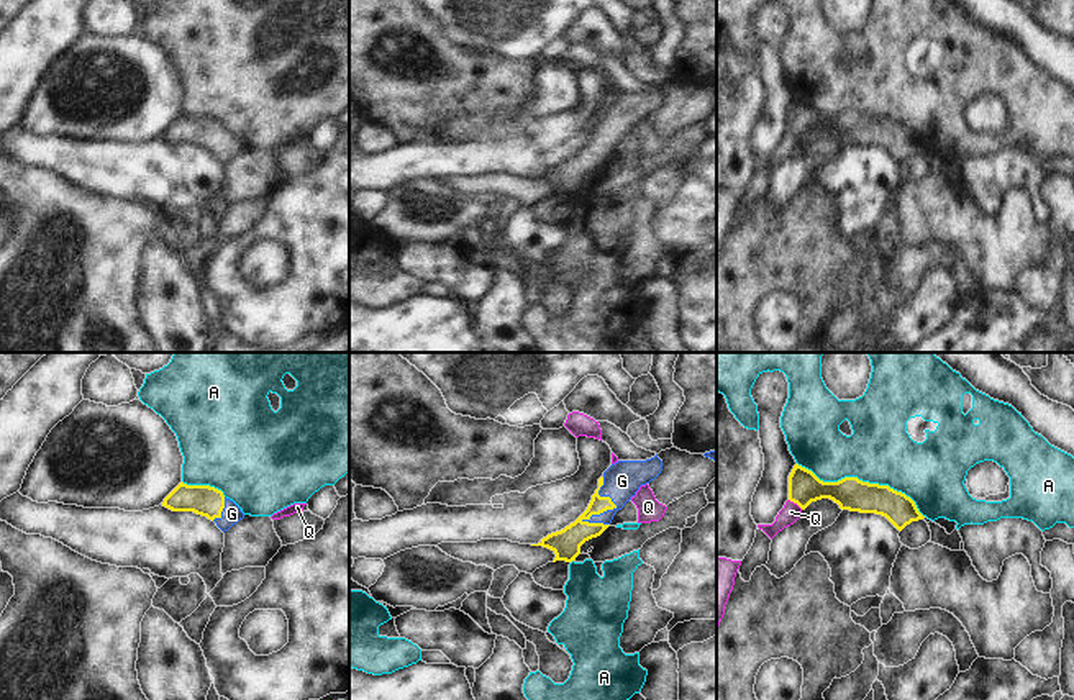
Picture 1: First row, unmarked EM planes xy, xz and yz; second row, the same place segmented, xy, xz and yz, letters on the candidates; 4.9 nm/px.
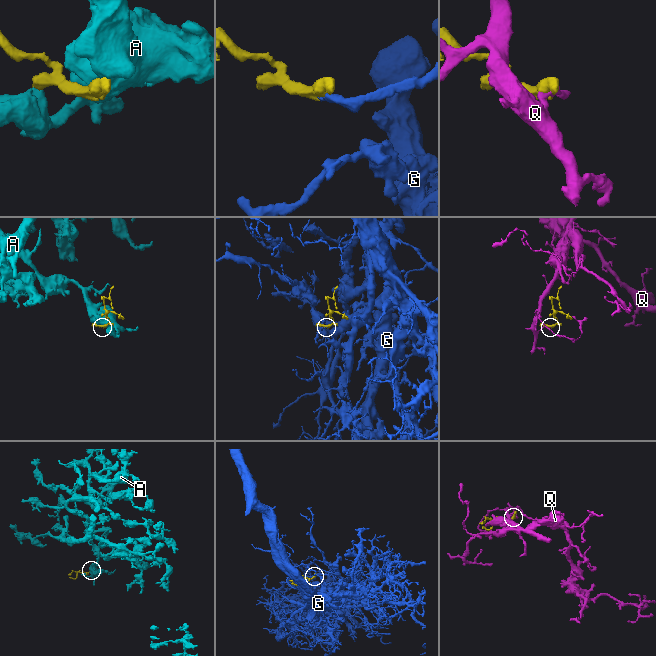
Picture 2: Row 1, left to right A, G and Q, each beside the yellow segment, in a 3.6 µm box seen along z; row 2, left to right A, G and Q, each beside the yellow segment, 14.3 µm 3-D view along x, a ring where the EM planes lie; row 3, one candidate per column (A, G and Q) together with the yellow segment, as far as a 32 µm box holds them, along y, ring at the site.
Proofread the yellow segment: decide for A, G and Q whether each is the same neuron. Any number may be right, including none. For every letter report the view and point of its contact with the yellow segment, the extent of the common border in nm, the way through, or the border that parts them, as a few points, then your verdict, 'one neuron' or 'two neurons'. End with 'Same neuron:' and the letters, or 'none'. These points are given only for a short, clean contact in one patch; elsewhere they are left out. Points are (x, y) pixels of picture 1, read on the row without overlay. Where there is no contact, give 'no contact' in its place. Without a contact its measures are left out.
A: yz (861, 113) | 700 nm | two neurons
G: xz (615, 138) | 240 nm | across xz (579, 164), (605, 138), (615, 138), (615, 122), (622, 113) | one neuron
Q: yz (796, 135) | 90 nm | along yz (789, 131), (802, 141) | two neurons
Same neuron: G

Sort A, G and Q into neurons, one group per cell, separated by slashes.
A / G / Q

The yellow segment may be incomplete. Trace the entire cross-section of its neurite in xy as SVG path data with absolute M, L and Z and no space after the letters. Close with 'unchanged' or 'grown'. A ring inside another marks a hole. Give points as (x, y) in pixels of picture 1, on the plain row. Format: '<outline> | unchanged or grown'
M180 115L162 134L172 144L193 144L215 154L225 166L244 151L241 141L210 118L187 118Z | grown

